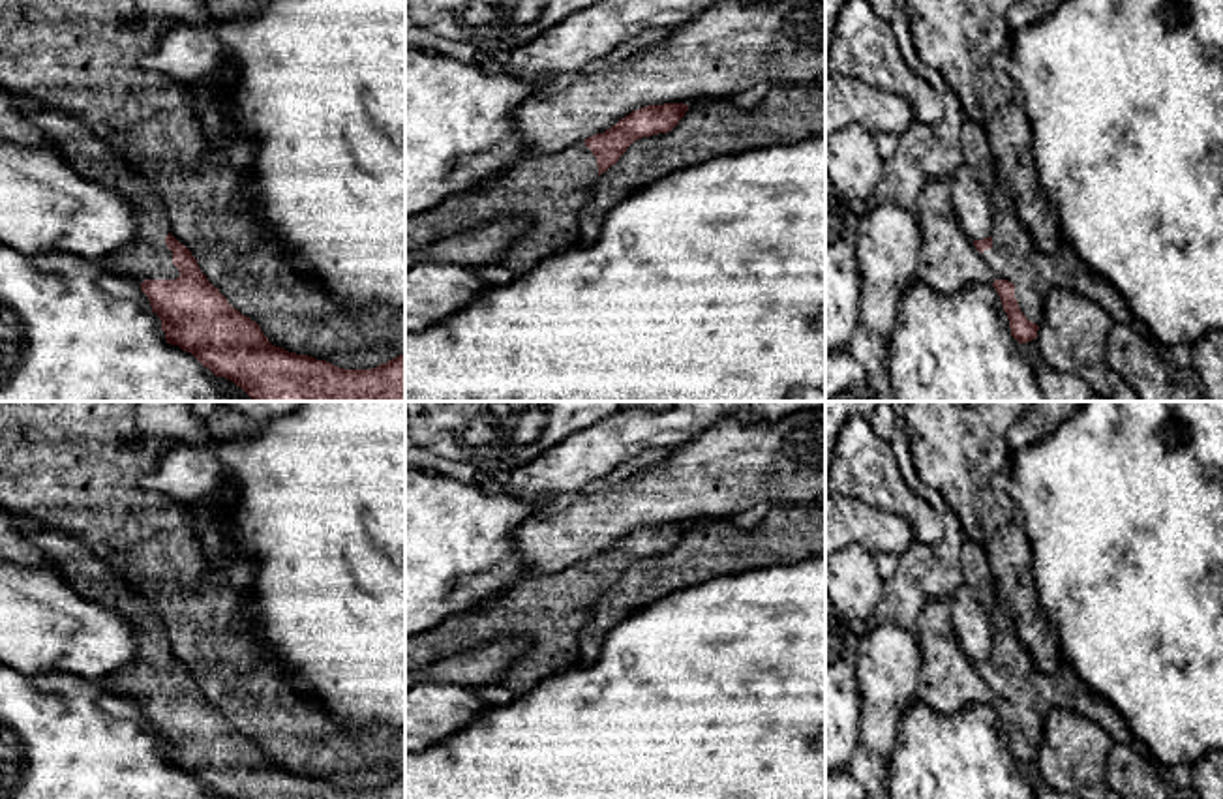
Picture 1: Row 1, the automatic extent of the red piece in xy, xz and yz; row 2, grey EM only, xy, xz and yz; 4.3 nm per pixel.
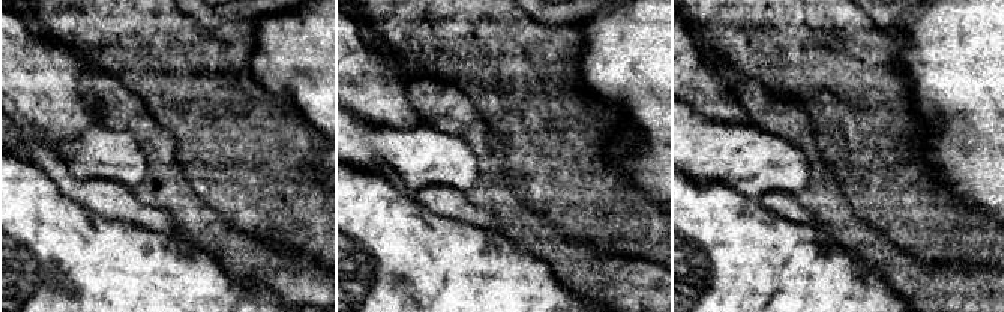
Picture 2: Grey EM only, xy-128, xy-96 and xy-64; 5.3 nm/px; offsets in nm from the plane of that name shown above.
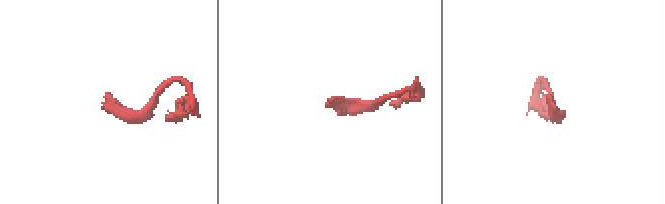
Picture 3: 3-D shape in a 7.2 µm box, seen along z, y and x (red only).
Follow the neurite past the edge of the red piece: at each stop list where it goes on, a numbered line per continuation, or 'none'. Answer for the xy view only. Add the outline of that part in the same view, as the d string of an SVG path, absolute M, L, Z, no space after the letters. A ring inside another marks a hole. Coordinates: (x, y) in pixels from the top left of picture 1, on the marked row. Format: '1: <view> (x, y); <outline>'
1: xy (147, 256); M32 103L23 105L23 114L69 167L98 186L124 195L135 208L133 238L103 257L99 264L113 274L133 279L137 285L144 279L176 279L180 272L173 264L173 251L165 244L169 219L146 174L96 137L79 116Z

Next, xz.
1: xz (537, 184); M583 141L516 161L493 184L452 193L424 214L405 216L405 251L523 214L570 214L598 180L598 165Z

